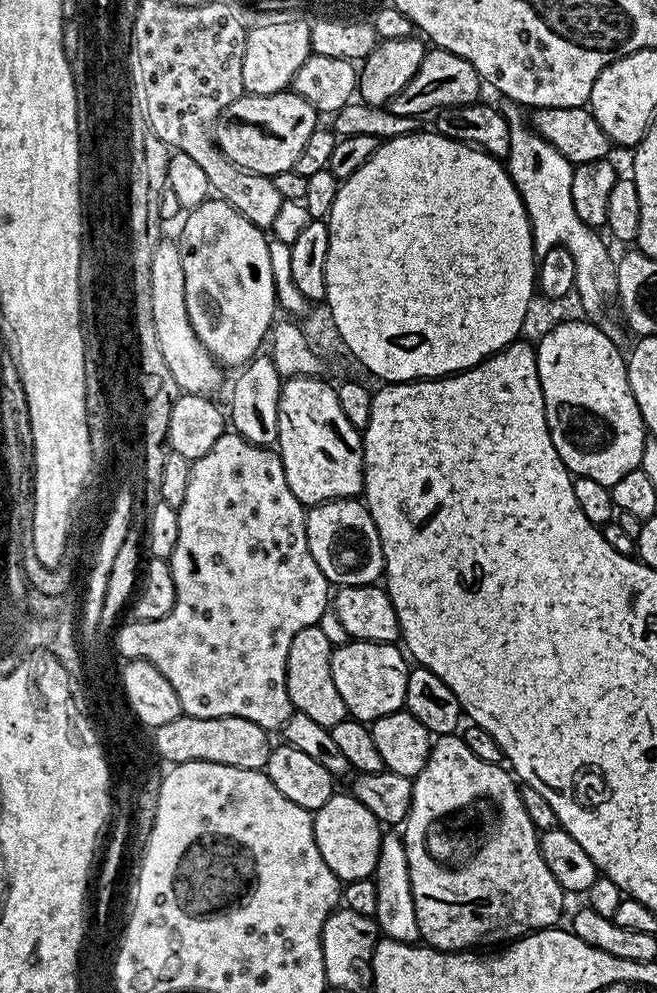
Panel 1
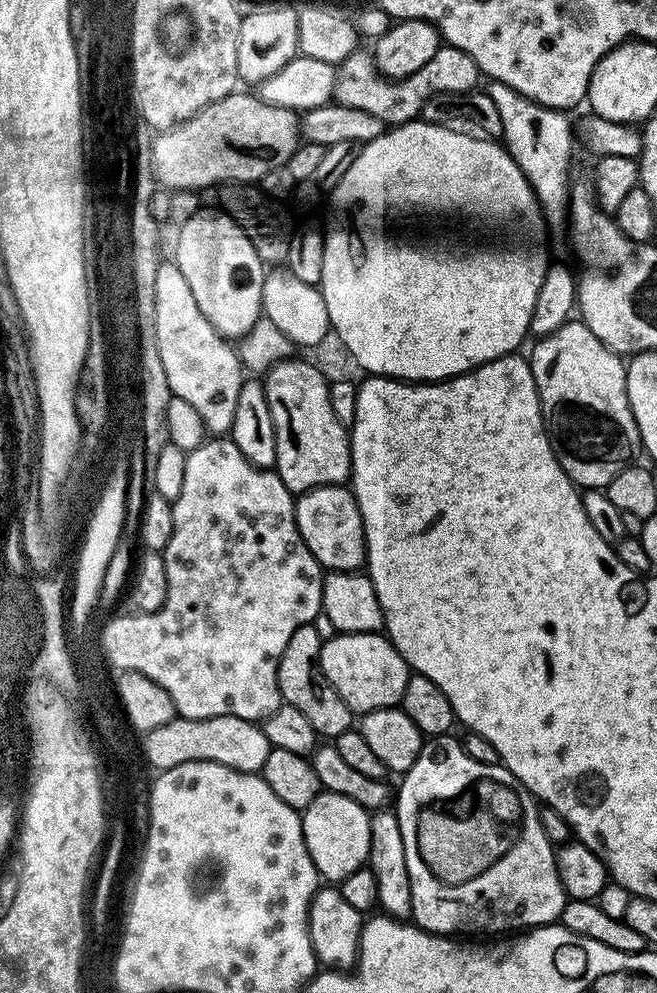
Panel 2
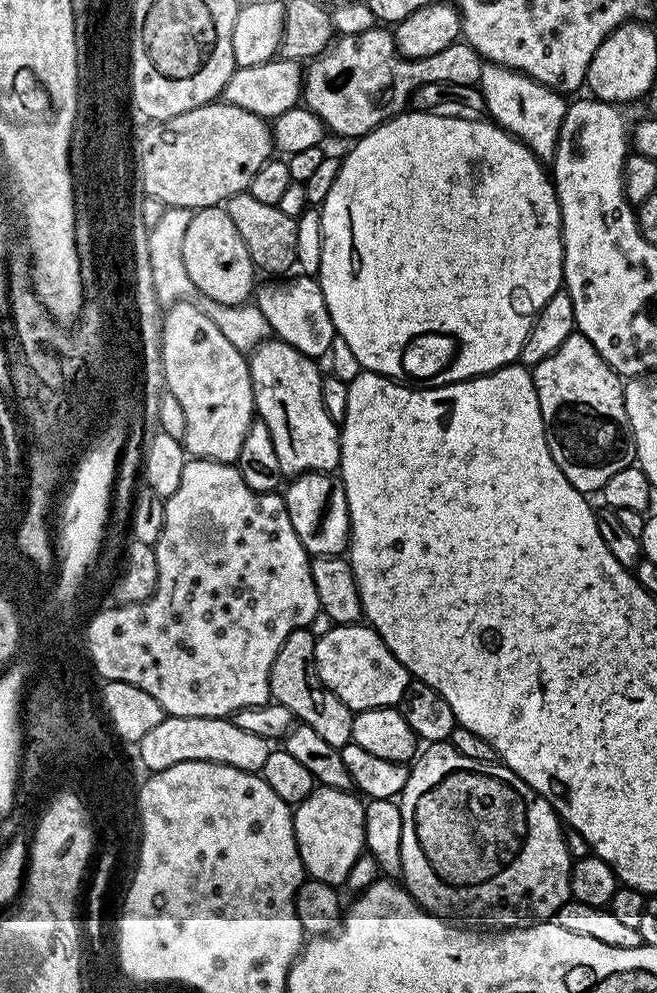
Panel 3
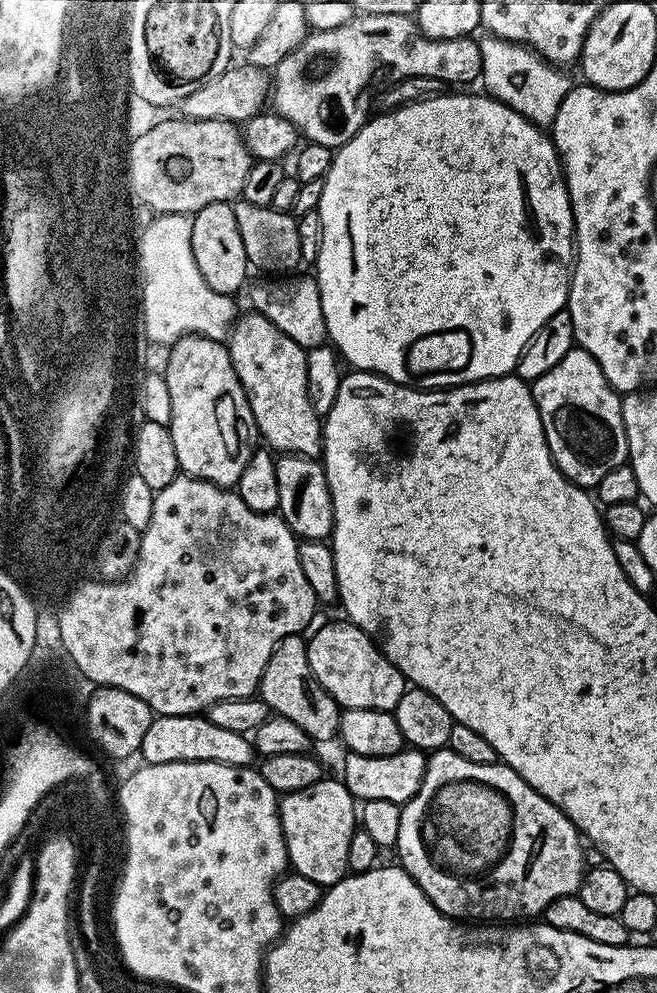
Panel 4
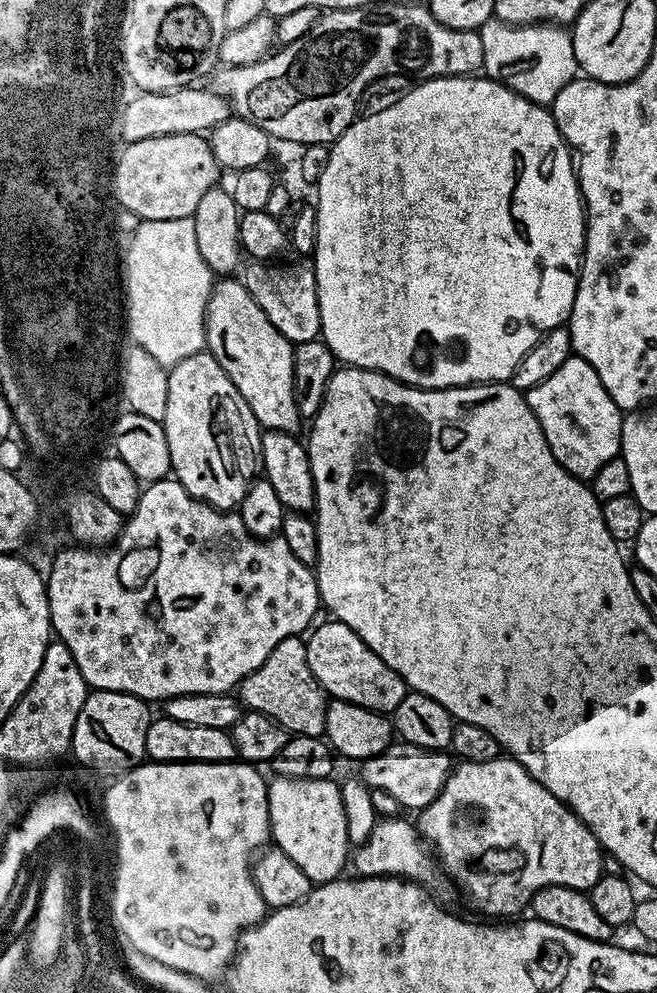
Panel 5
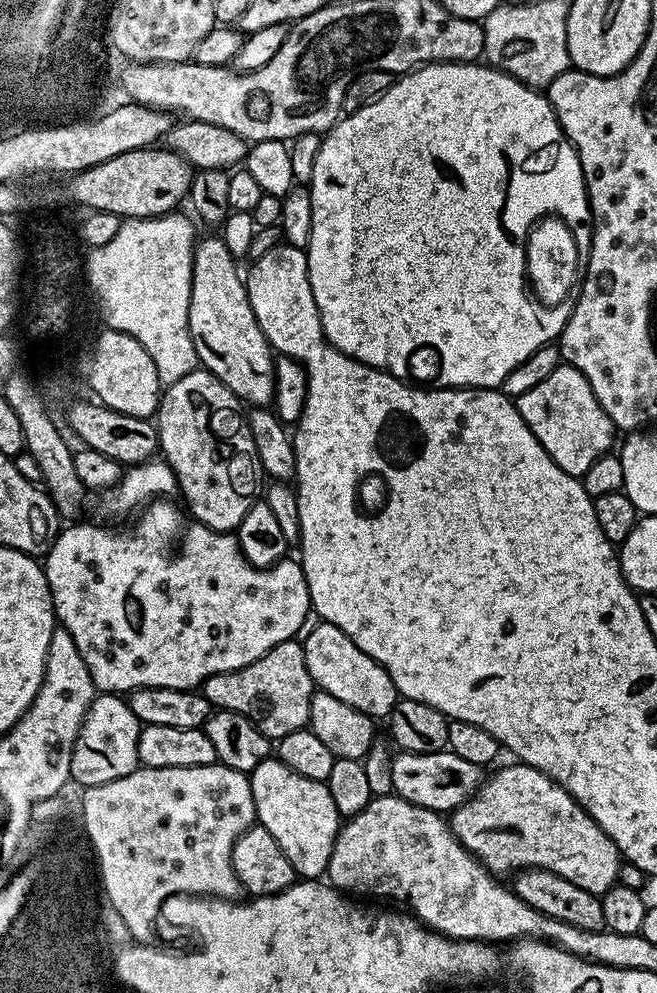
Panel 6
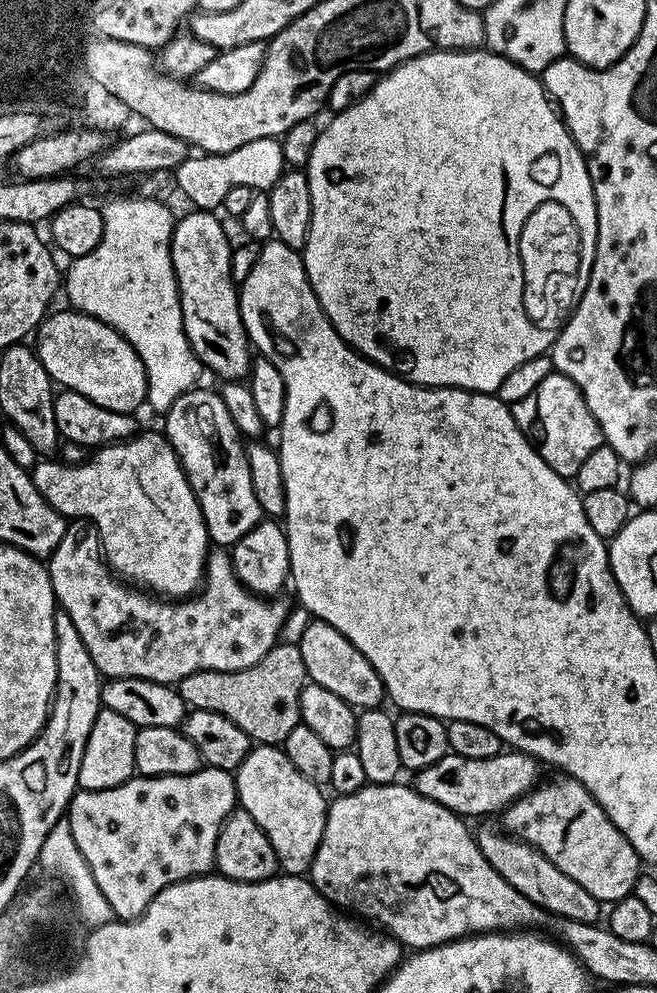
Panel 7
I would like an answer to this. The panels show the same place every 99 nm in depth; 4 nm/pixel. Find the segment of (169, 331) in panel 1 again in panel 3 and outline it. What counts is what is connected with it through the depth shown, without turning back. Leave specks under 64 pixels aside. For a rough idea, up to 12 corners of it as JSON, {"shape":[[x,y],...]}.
{"shape":[[202,307],[162,316],[189,457],[236,464],[256,411],[249,357]]}

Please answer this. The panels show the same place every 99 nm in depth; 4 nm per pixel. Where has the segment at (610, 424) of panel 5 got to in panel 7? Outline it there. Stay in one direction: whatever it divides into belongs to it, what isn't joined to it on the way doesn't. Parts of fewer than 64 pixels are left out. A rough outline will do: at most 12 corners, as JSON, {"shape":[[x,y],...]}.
{"shape":[[555,370],[514,422],[546,466],[575,478],[604,443],[578,385]]}

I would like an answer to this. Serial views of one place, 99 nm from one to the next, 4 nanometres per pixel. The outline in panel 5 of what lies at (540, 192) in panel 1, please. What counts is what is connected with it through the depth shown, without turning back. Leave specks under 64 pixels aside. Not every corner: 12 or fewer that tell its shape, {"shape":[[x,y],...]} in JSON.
{"shape":[[551,22],[478,29],[483,75],[551,106],[578,76]]}

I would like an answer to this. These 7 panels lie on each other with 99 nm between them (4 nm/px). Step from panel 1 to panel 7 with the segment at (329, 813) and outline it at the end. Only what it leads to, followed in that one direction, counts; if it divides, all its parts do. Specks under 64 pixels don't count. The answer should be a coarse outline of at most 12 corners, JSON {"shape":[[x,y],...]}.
{"shape":[[280,746],[234,775],[280,872],[312,867],[329,801]]}

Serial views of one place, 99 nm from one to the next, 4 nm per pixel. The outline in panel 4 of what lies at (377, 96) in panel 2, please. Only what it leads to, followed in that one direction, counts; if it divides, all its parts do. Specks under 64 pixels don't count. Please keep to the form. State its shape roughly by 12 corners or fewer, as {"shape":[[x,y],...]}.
{"shape":[[356,14],[308,34],[270,104],[335,150],[402,78],[481,79],[479,39]]}

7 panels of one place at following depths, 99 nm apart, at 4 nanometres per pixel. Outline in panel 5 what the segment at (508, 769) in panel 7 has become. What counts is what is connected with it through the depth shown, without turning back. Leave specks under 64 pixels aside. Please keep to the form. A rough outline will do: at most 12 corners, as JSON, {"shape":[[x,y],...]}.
{"shape":[[396,742],[358,775],[401,809],[438,798],[447,751]]}

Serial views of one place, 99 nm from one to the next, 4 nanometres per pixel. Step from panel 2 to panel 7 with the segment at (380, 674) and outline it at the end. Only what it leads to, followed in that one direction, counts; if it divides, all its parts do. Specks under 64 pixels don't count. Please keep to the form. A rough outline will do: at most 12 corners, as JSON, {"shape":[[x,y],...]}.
{"shape":[[313,619],[299,645],[311,683],[357,710],[386,693],[374,666]]}

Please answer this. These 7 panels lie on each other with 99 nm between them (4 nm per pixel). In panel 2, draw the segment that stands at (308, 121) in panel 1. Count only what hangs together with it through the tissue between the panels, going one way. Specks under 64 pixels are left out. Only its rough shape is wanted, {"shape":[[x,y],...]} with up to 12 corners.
{"shape":[[243,90],[152,141],[155,179],[252,184],[301,143],[297,113]]}

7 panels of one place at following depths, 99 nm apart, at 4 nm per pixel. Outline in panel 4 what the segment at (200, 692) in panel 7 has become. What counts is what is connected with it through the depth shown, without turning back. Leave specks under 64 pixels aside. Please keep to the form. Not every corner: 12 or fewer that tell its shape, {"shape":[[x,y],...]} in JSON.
{"shape":[[282,638],[258,695],[314,742],[342,709],[310,670],[308,641]]}

